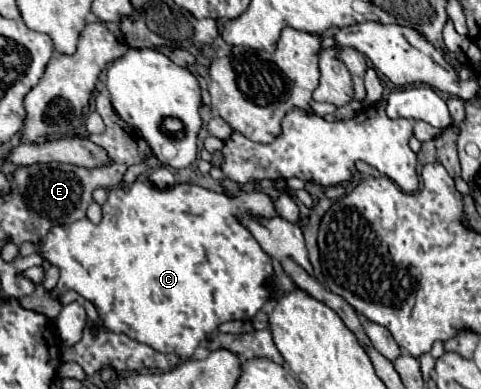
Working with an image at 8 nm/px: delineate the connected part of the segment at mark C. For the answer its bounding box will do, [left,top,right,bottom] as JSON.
[18,177,276,357]

